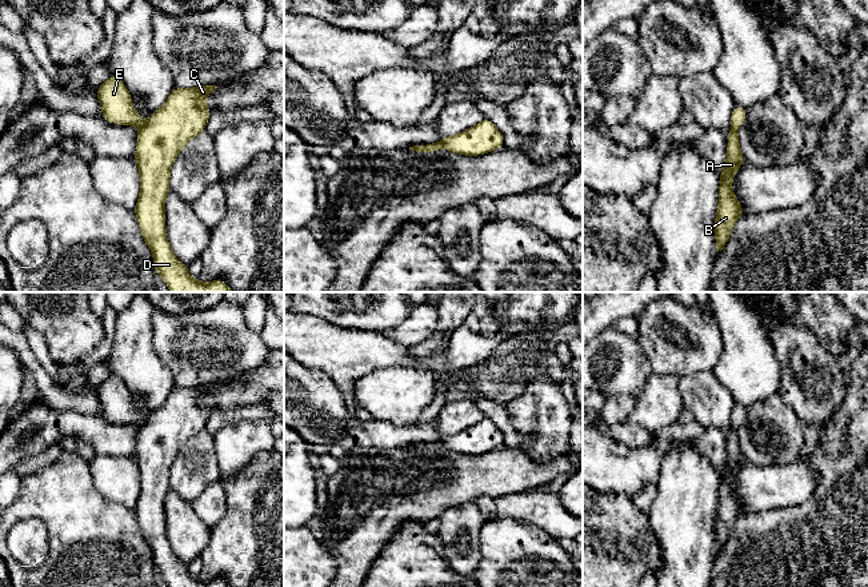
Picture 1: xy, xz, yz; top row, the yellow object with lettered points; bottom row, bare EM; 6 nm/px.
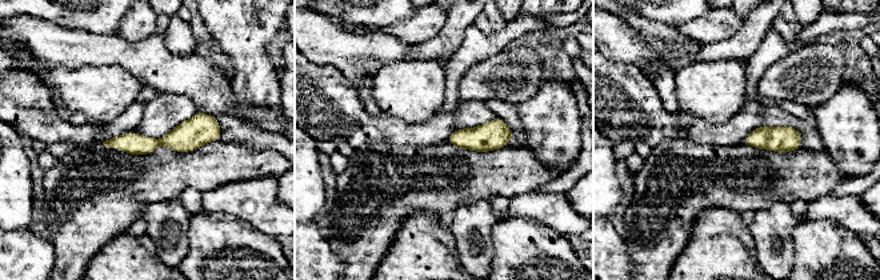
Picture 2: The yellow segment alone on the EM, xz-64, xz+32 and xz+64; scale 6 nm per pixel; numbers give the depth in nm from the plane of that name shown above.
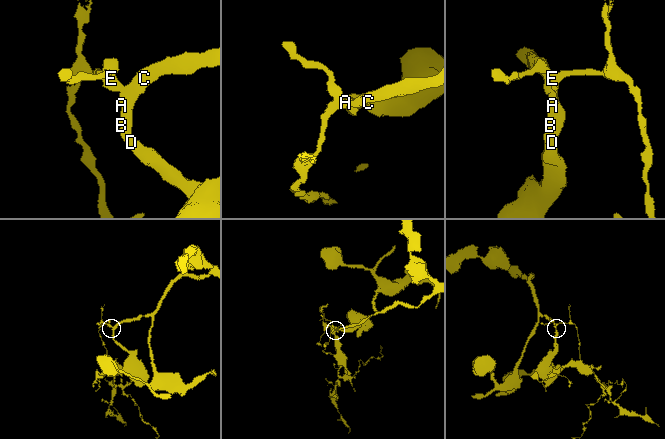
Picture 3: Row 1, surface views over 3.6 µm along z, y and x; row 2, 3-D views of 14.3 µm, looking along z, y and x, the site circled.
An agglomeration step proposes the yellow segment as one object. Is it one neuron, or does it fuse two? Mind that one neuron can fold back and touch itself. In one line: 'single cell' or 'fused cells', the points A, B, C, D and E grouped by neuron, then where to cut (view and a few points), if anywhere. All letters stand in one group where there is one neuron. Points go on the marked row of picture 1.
fused cells; A B C D / E; cut in xz along (439, 142), (443, 147)

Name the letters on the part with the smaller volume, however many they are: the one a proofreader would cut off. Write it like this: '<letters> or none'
E

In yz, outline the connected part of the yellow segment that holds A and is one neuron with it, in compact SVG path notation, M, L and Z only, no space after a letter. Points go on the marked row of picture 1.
M729 128L727 163L720 173L719 205L715 220L715 237L717 252L727 244L731 229L744 213L743 205L732 192L732 179L743 164L744 157L740 148L737 131Z

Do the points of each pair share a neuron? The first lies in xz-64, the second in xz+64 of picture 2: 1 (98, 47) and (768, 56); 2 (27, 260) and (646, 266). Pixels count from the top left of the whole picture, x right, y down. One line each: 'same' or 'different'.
1: different
2: different

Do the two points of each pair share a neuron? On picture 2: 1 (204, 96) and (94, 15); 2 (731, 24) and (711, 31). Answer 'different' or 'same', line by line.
1: different
2: same

